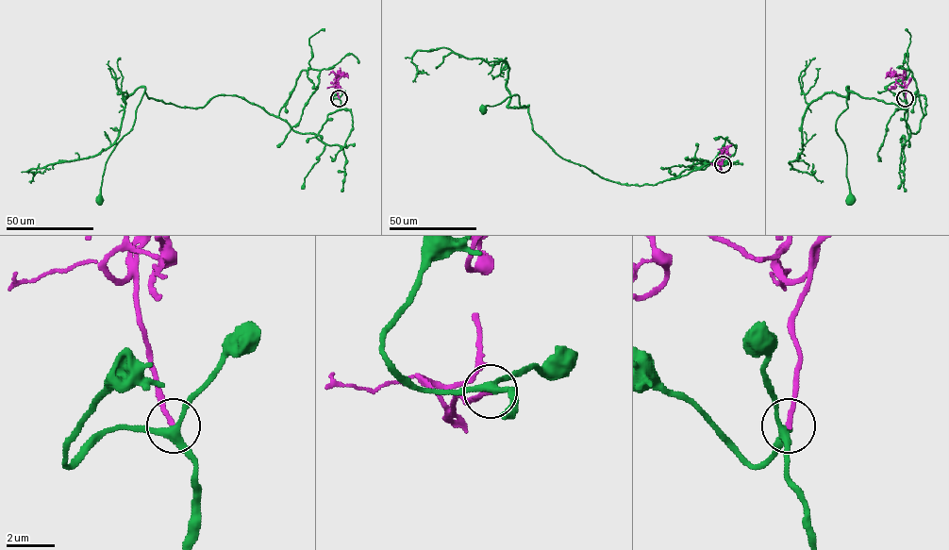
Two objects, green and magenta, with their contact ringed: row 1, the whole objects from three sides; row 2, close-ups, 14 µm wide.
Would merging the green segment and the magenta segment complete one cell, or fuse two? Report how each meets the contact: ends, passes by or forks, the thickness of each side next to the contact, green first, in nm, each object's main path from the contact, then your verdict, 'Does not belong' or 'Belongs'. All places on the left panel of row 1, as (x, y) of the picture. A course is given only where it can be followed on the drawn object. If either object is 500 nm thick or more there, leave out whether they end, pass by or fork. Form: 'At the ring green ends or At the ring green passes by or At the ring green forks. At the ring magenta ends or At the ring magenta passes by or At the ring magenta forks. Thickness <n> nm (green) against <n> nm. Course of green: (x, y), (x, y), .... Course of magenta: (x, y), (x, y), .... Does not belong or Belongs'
At the ring green forks. At the ring magenta ends. Thickness 280 nm (green) against 200 nm. Course of green: (339, 98), (316, 135), (235, 95), (194, 108), (144, 91), (106, 164), (99, 199). Course of magenta: (339, 98), (334, 82), (338, 75), (346, 76), (345, 73). Does not belong

